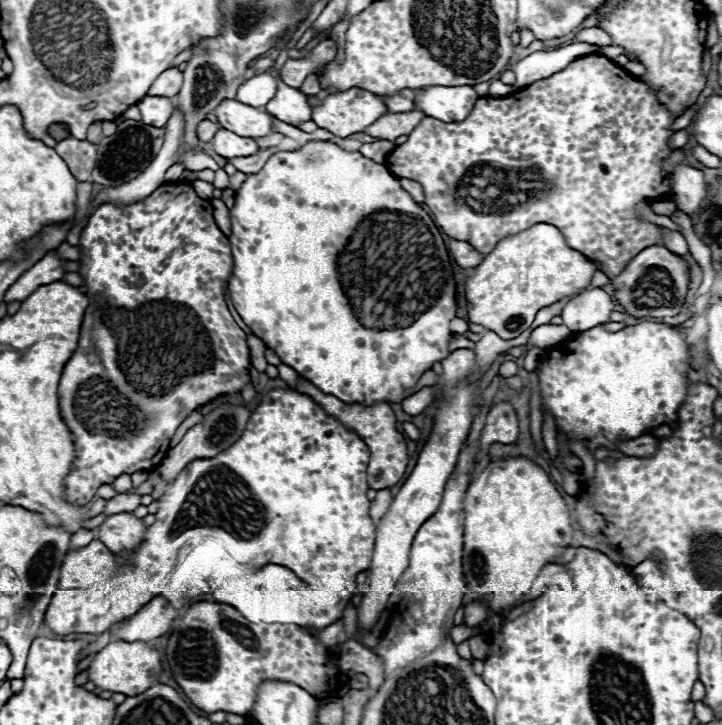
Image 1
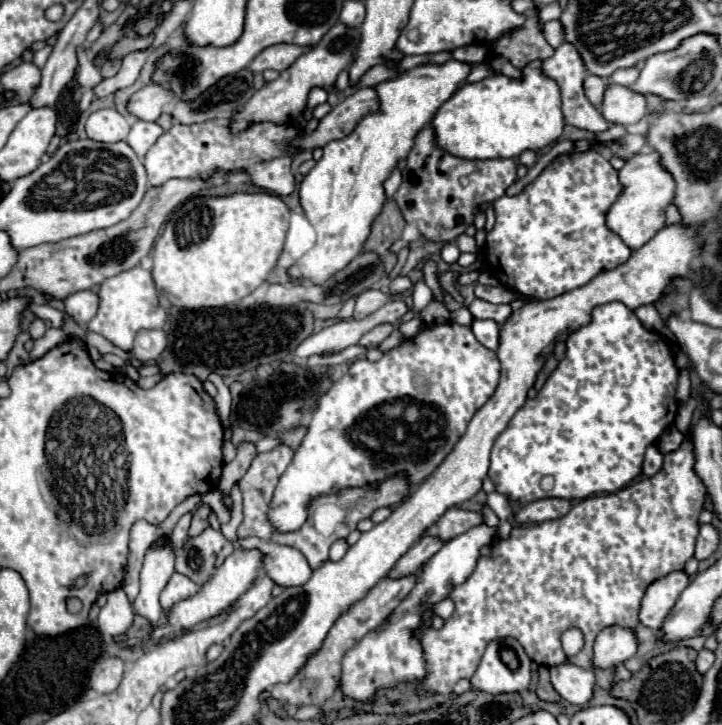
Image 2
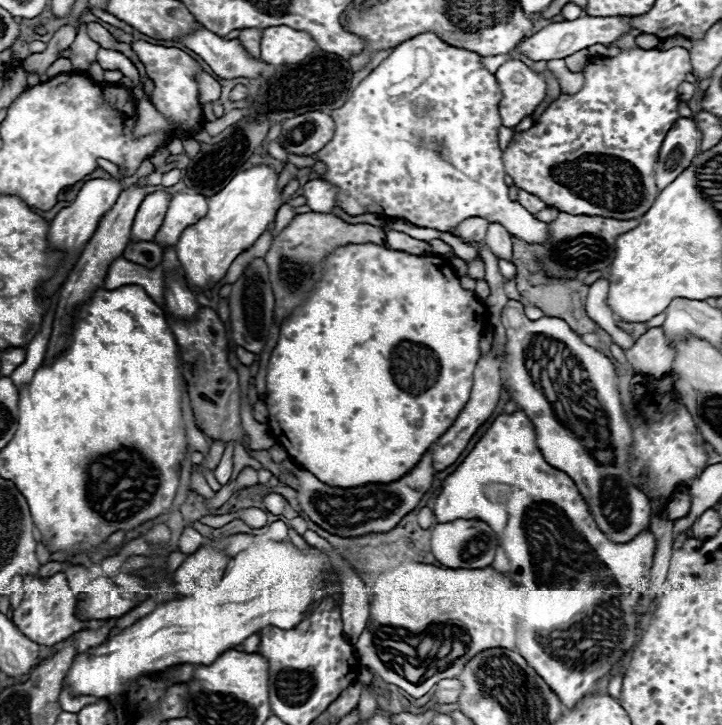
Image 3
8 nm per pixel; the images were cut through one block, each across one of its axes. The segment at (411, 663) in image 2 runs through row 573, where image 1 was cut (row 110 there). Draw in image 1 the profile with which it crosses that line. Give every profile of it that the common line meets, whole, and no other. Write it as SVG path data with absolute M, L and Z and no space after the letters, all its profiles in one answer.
M430 86L416 90L416 108L442 122L462 122L478 98L472 86Z

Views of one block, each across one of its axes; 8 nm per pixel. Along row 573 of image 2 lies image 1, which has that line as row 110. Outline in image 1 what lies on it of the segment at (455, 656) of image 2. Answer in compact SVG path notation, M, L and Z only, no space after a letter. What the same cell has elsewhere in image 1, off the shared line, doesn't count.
M592 54L592 56L582 56L582 58L572 60L564 70L560 70L560 72L556 72L544 80L538 80L530 86L518 88L514 94L510 94L506 98L500 98L500 100L494 100L490 96L480 98L464 122L444 124L436 118L424 118L418 124L418 128L408 136L408 140L390 152L392 164L390 164L390 154L388 154L386 166L390 172L394 168L394 174L398 178L410 178L410 180L422 184L424 194L426 194L426 206L432 210L436 224L442 226L444 234L448 234L450 238L470 242L478 252L486 254L486 252L490 252L490 248L494 248L494 244L498 244L498 240L502 240L502 236L514 236L518 232L524 232L526 228L532 228L534 224L540 224L540 222L554 224L566 236L566 242L570 248L582 252L586 258L590 258L594 264L598 264L600 270L612 280L614 276L618 276L626 268L626 264L638 252L642 252L648 246L664 242L666 228L656 226L652 222L646 222L642 218L636 220L636 204L642 200L654 202L654 200L660 200L660 198L672 194L672 174L668 174L662 164L672 154L668 140L674 134L674 130L670 130L674 120L676 120L676 116L664 104L658 102L656 92L646 82L640 82L638 78L630 76L628 70L624 70L616 62L608 60L606 56Z

